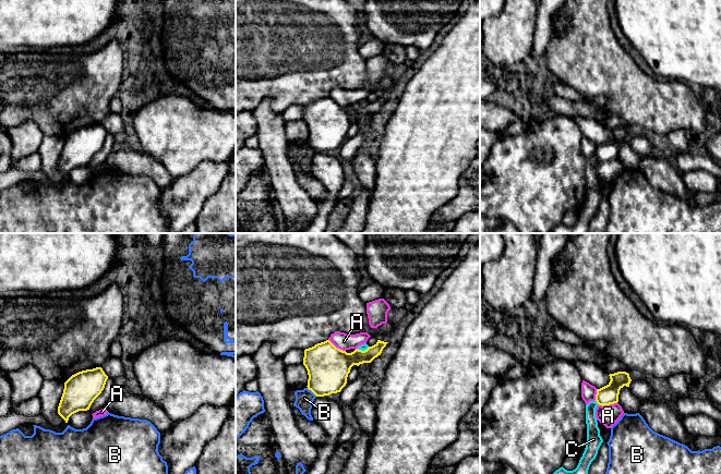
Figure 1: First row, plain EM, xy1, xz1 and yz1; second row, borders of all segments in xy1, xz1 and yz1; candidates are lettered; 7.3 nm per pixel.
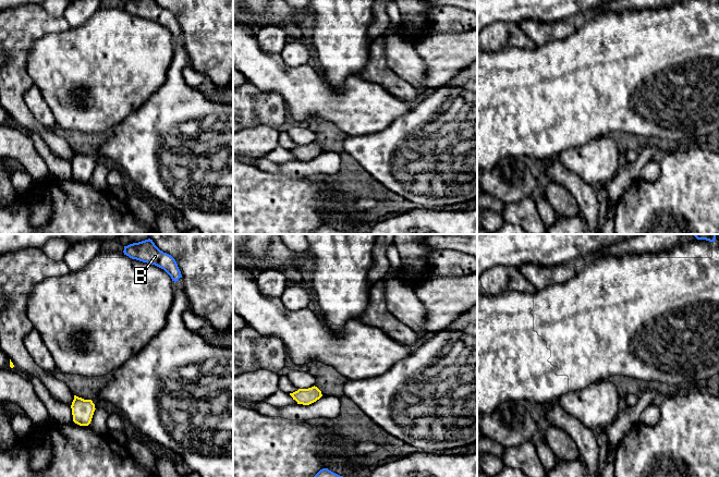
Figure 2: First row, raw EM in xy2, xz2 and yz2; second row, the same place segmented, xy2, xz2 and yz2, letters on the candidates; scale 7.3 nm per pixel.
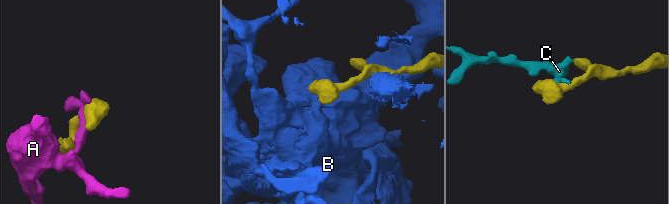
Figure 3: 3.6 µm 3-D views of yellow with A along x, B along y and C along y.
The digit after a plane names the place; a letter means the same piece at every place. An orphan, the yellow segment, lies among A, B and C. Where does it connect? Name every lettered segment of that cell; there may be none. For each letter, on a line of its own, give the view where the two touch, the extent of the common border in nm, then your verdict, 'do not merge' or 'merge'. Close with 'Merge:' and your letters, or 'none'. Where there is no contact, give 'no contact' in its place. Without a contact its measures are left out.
A: meets yellow in yz1; contact 140 nm long; do not merge
B: meets yellow in xz1; contact 100 nm long; do not merge
C: meets yellow in yz1; contact 40 nm long; do not merge
Merge: none

